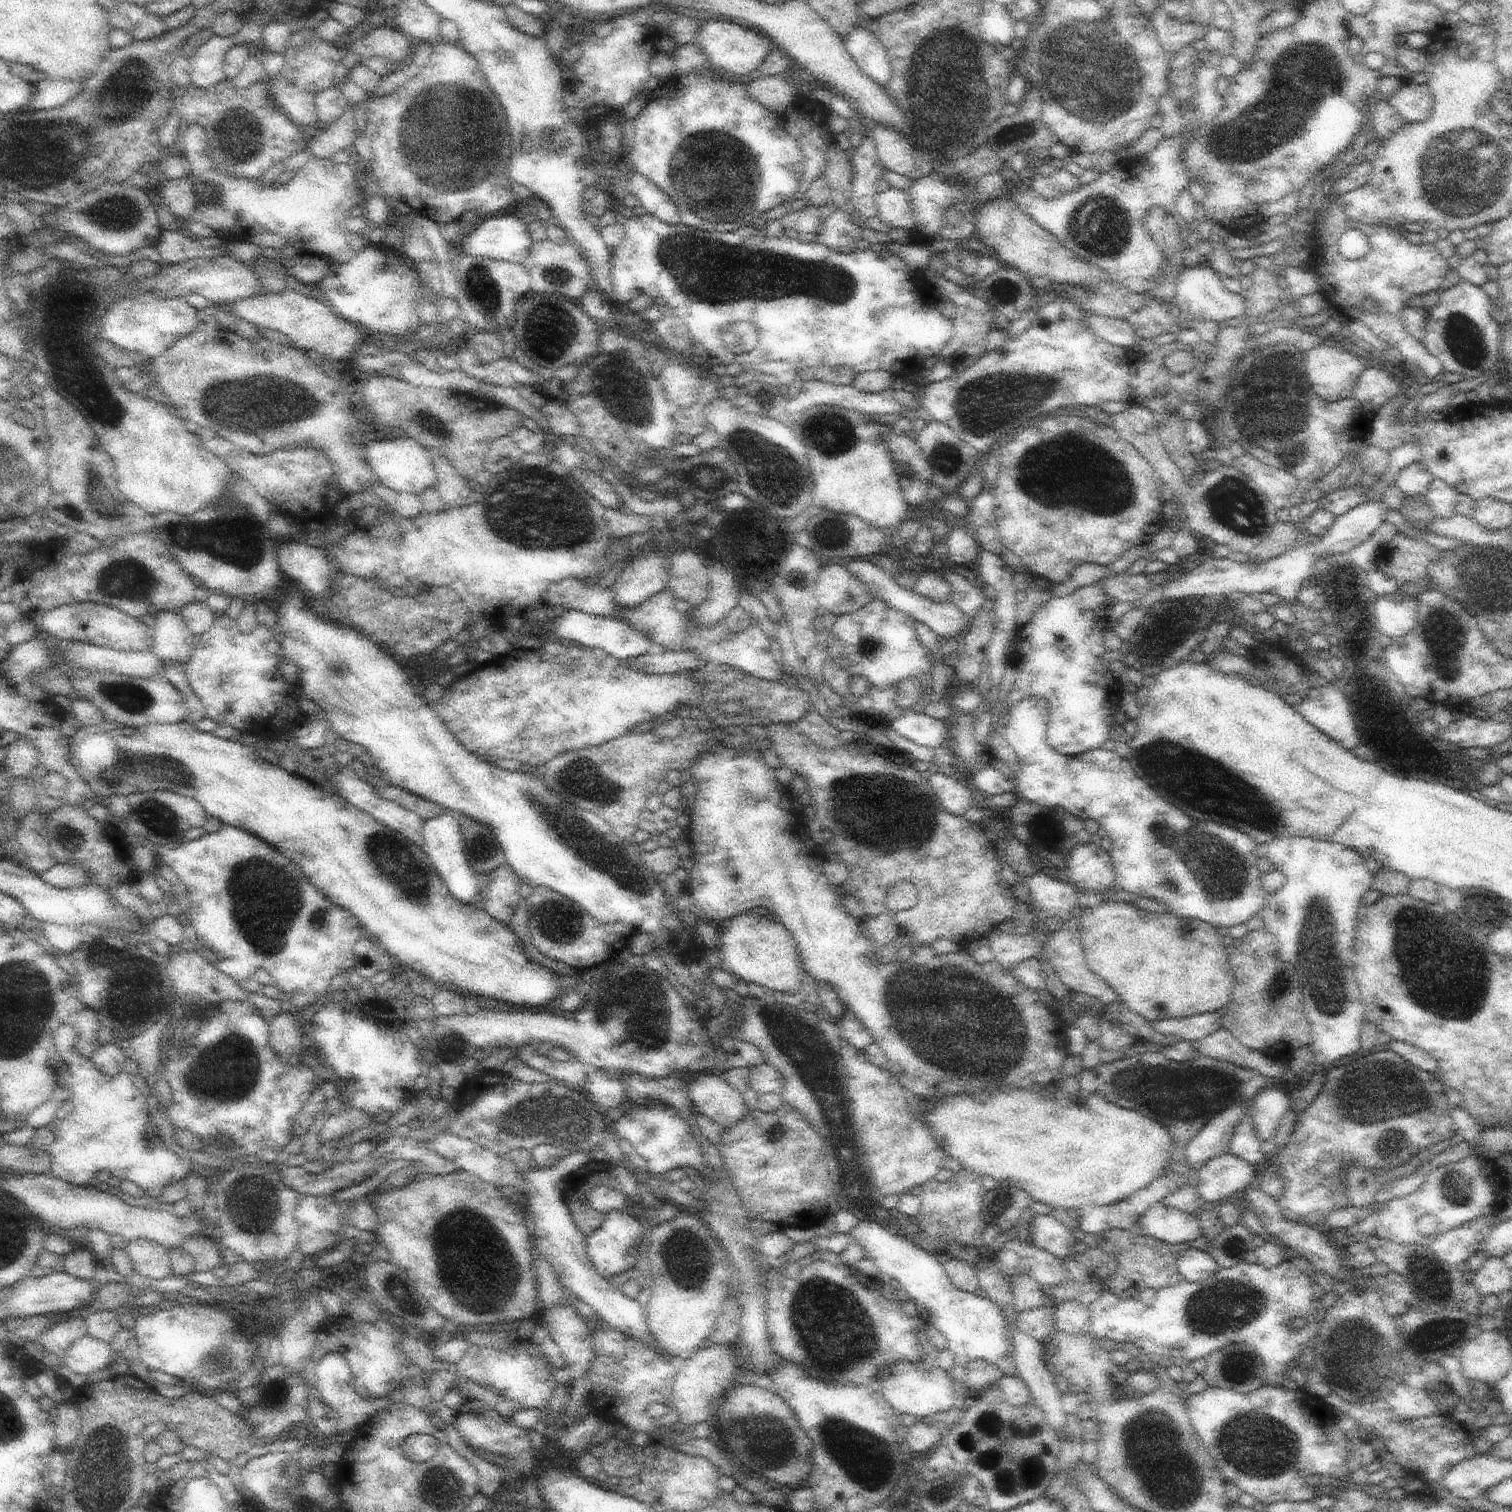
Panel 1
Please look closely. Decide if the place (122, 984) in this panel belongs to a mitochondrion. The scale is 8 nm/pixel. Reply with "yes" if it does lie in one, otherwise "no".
yes

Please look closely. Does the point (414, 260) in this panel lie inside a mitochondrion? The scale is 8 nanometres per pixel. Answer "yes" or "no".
no

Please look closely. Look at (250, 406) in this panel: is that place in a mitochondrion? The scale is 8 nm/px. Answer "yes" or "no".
yes

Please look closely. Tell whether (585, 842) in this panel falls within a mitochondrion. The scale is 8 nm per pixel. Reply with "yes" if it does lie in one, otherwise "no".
yes

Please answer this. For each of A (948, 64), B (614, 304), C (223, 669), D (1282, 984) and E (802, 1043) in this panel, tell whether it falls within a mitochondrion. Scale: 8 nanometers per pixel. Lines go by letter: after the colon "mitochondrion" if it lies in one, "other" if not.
A: mitochondrion
B: other
C: mitochondrion
D: mitochondrion
E: mitochondrion

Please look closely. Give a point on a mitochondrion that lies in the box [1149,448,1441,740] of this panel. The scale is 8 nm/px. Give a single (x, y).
(1235, 506)

